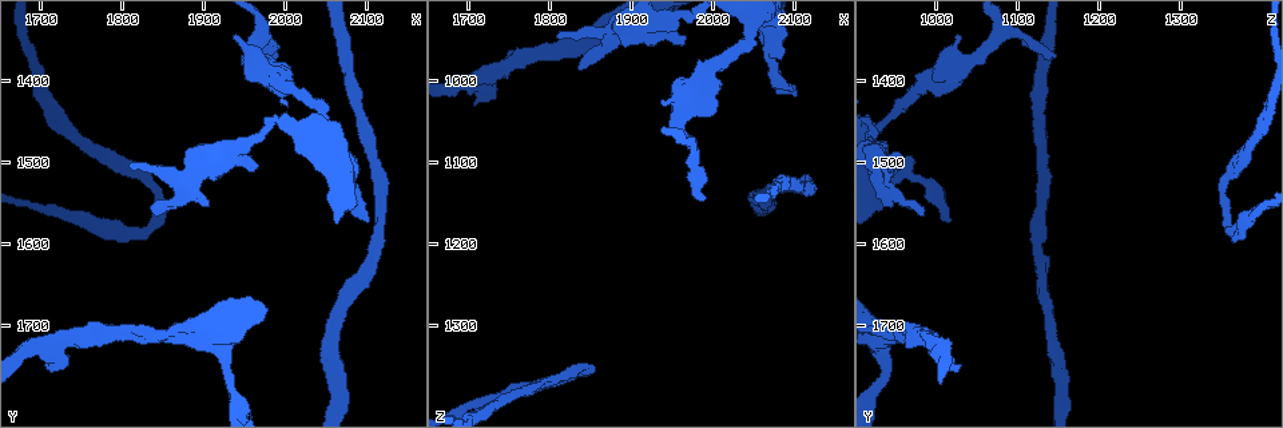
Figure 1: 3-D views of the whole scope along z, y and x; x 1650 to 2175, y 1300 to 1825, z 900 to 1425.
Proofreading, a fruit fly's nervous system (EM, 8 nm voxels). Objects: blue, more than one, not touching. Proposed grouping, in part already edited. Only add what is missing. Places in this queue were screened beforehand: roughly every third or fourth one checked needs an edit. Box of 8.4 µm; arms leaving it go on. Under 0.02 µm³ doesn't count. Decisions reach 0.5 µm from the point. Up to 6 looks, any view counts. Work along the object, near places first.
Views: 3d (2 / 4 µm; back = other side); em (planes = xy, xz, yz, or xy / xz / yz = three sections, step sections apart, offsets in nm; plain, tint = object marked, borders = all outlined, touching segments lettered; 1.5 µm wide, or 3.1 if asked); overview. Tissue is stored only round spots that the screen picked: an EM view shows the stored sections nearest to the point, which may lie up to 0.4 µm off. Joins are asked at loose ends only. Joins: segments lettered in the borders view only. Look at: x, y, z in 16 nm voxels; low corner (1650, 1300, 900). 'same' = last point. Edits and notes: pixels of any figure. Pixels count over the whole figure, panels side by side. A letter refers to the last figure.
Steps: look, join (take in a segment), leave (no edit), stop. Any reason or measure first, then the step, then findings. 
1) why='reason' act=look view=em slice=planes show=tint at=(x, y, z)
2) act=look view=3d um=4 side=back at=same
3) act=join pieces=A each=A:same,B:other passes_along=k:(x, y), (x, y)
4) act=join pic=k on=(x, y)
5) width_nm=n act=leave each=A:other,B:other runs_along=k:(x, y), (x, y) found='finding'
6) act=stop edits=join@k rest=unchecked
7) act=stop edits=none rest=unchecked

why='an open end' act=look view=em slice=yz step=8 show=tint at=(1835, 1555, 985)

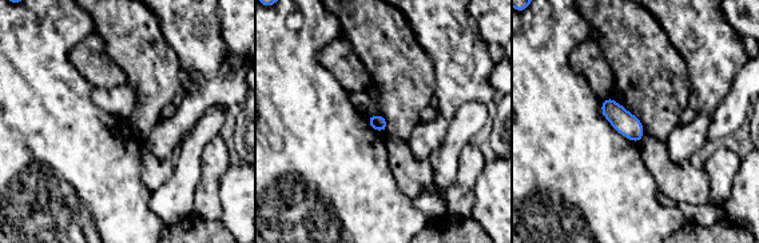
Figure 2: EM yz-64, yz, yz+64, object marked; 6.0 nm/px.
why='another direction' act=look view=em slice=planes show=borders at=same

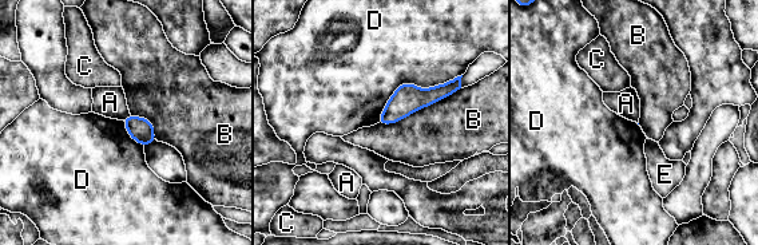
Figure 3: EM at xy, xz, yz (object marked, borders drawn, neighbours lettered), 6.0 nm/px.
act=leave each=A:other,B:other,C:other,D:other,E:other border=3:(460, 87), (396, 122), (378, 123) found='none of them fits'

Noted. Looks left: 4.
why='branch stops here' act=look view=3d um=2 at=(1965, 1505, 955)

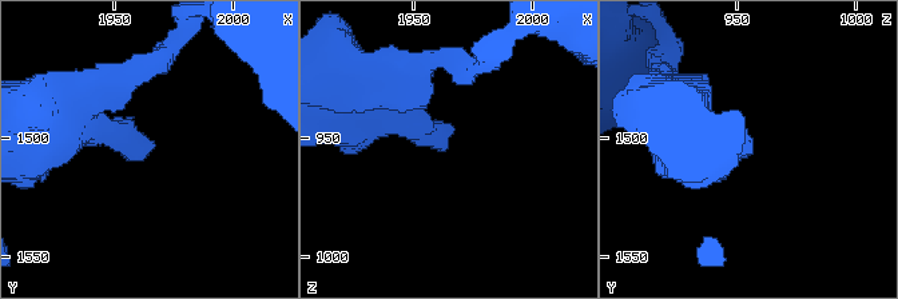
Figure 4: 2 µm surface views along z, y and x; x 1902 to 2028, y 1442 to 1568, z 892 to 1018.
why='need the tissue' act=look view=em slice=xz step=4 show=borders at=(1963, 1506, 956)

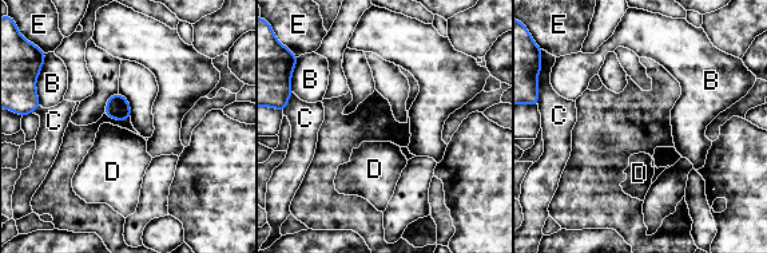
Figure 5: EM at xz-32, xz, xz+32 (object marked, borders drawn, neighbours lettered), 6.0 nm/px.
why='cut it another way' act=look view=em slice=planes show=borders at=same

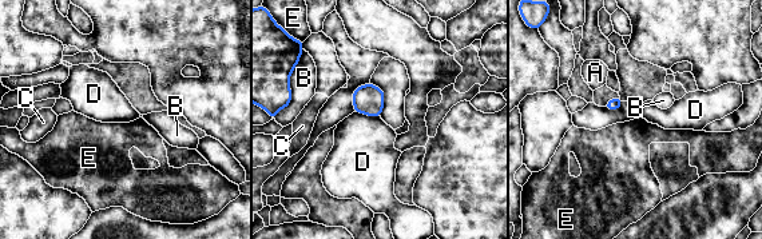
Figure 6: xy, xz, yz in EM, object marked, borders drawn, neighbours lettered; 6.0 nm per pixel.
act=leave each=A:other,B:other,C:other,D:other,E:other border=6:(354, 111), (380, 118) found='no lettered segment goes on from it'

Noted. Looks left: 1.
act=stop edits=none rest=unchecked

